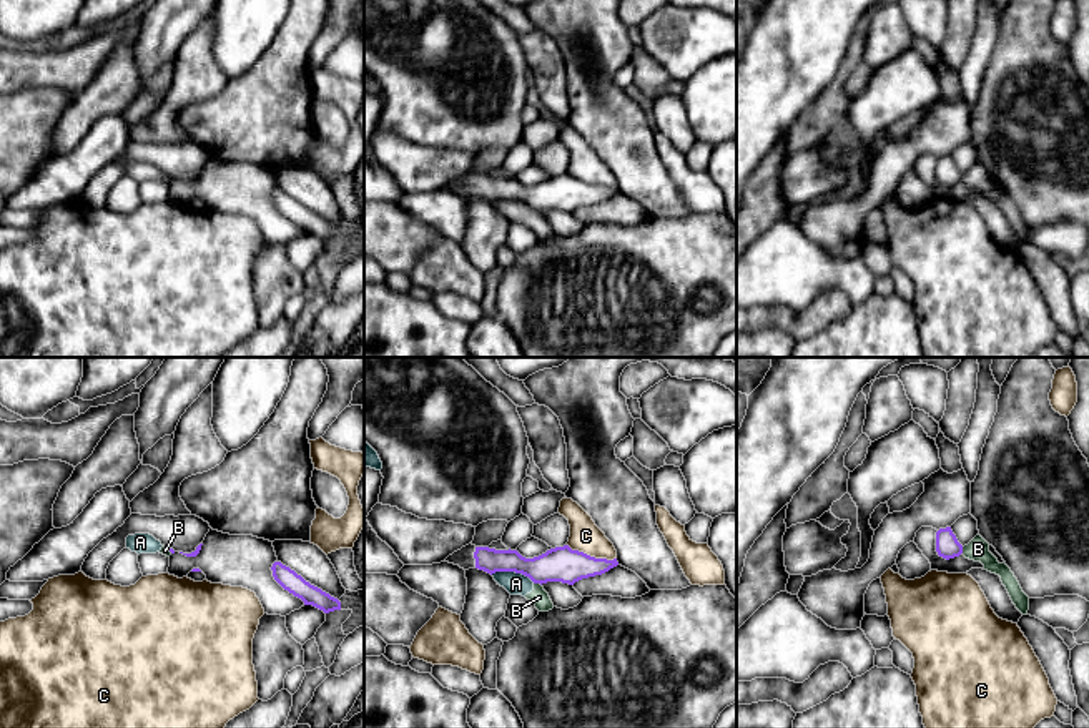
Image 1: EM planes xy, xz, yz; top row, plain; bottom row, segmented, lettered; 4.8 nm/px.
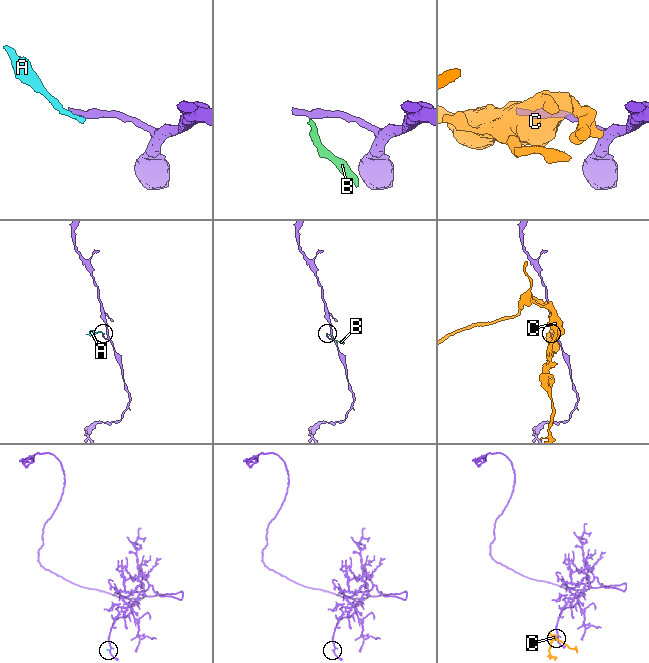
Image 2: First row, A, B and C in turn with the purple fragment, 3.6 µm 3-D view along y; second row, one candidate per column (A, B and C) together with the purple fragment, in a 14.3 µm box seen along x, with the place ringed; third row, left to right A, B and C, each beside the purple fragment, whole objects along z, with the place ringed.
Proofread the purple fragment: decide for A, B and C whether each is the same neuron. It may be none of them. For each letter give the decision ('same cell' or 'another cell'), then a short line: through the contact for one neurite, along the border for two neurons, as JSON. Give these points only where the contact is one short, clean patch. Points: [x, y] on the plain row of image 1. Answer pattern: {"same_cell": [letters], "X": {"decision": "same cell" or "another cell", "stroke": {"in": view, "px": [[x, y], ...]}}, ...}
{"same_cell": [], "A": {"decision": "another cell", "stroke": {"in": "xz", "px": [[491, 201], [521, 200], [534, 210]]}}, "B": {"decision": "another cell", "stroke": {"in": "xz", "px": [[534, 210], [541, 213]]}}, "C": {"decision": "another cell"}}

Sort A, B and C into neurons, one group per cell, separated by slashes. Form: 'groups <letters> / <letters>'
groups A B / C

